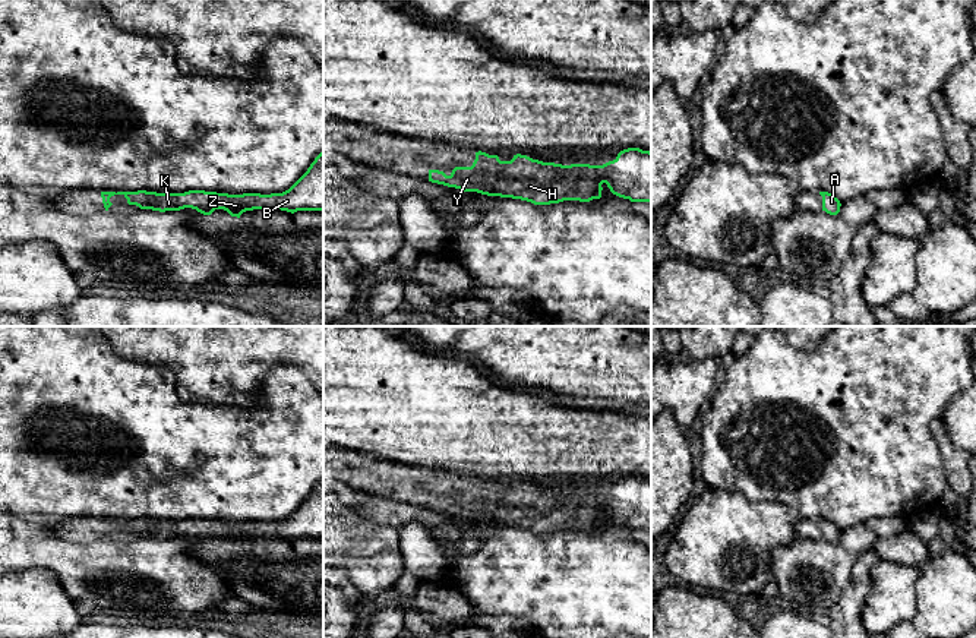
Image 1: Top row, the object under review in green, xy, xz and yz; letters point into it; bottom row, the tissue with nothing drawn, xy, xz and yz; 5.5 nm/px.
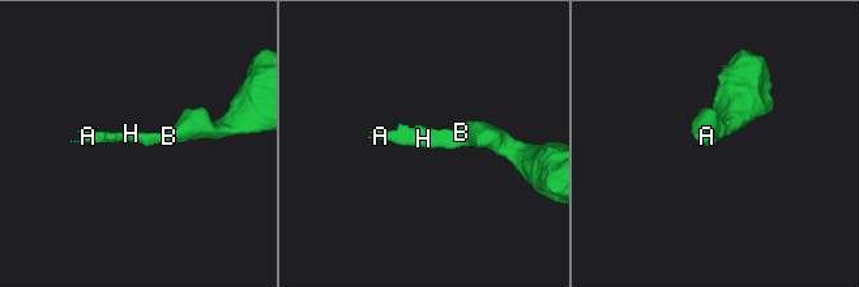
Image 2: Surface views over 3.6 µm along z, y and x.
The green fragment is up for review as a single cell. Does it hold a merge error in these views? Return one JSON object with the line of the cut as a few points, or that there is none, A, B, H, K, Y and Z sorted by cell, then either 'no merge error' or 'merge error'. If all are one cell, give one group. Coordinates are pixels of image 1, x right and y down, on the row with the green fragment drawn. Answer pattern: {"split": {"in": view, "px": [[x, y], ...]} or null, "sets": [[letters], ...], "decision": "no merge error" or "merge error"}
{"split": null, "sets": [["A", "B", "H", "K", "Y", "Z"]], "decision": "no merge error"}

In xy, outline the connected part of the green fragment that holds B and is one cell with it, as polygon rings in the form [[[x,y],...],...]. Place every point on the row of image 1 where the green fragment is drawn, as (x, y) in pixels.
[[[323,151],[315,158],[307,171],[282,193],[228,195],[205,190],[184,193],[101,192],[105,211],[113,205],[110,198],[114,195],[123,195],[129,205],[159,212],[192,208],[203,215],[211,215],[215,209],[224,209],[231,217],[240,218],[243,212],[253,209],[281,209],[291,214],[297,211],[323,211]]]

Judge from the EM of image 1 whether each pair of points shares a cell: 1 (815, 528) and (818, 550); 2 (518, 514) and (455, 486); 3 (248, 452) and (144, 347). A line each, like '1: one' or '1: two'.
1: two
2: one
3: two

